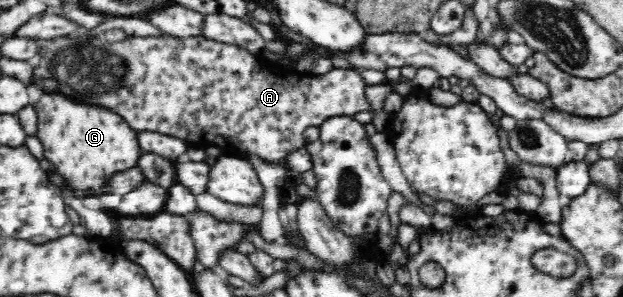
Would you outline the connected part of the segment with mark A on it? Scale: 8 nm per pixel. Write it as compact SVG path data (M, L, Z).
M75 30L74 32L66 36L56 36L51 39L51 45L45 47L41 45L41 48L36 59L35 70L33 73L33 84L37 85L43 92L50 94L60 93L67 97L72 97L76 101L82 101L98 105L98 107L104 107L104 109L118 113L132 131L137 134L143 131L158 132L162 135L174 136L175 138L184 140L188 146L194 148L206 148L208 146L217 146L221 150L221 154L242 156L249 158L250 156L257 156L266 162L272 164L282 164L286 171L286 182L292 182L293 184L302 184L302 179L299 172L286 166L286 158L290 152L305 147L304 131L310 127L320 127L327 119L333 116L353 116L360 112L372 112L372 108L366 99L366 86L368 86L361 76L353 70L343 70L335 68L331 72L324 75L307 75L306 72L299 72L288 69L282 64L277 65L275 61L265 59L264 55L252 55L245 48L235 44L219 43L215 40L204 38L202 35L191 36L186 38L173 37L170 35L158 35L158 36L129 36L120 42L107 42L104 32L100 36L91 36L85 38L82 36L82 32Z

